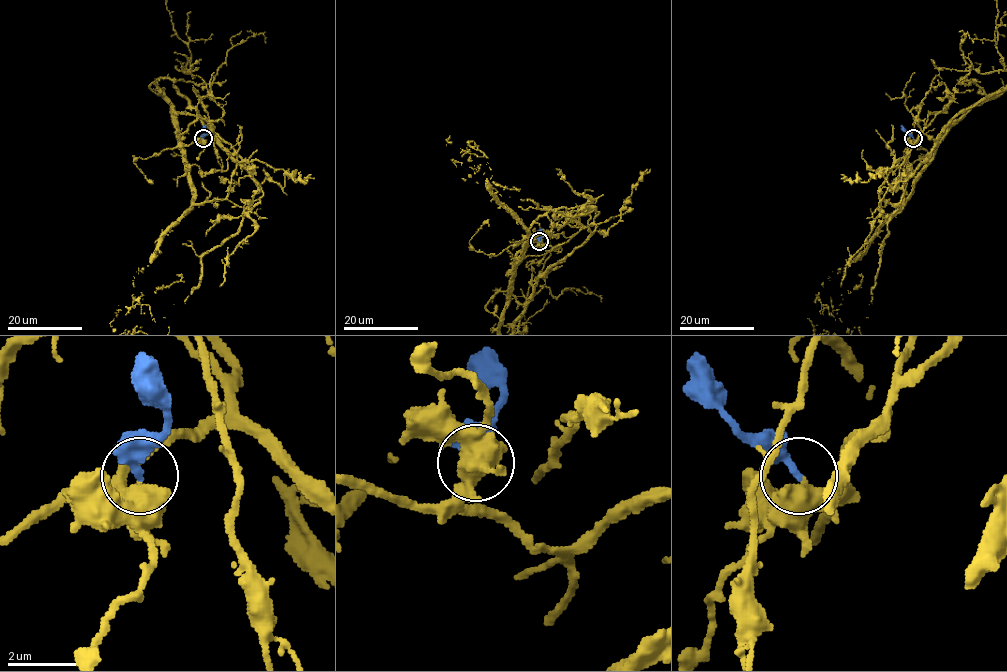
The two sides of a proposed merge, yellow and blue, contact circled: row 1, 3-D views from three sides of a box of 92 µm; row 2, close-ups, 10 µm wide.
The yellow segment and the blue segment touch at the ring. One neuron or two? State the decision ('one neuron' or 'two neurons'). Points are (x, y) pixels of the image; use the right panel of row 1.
one neuron

